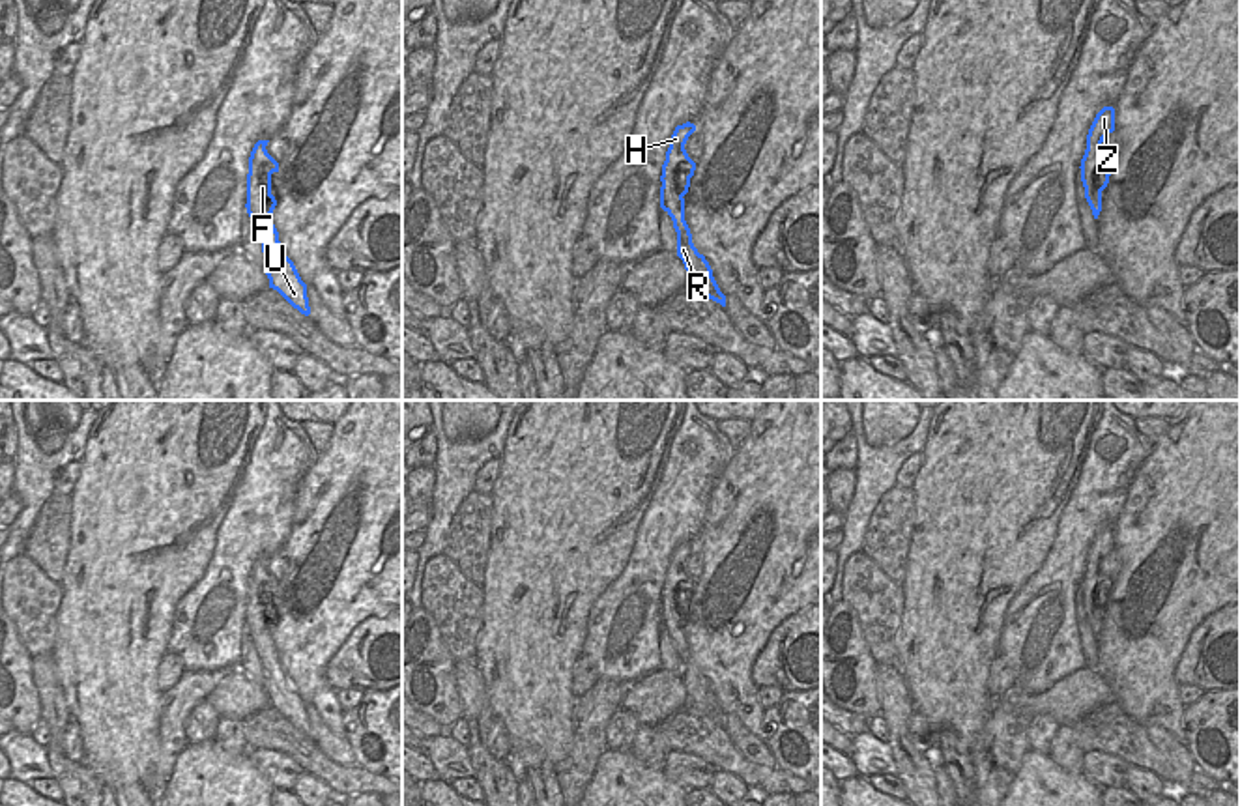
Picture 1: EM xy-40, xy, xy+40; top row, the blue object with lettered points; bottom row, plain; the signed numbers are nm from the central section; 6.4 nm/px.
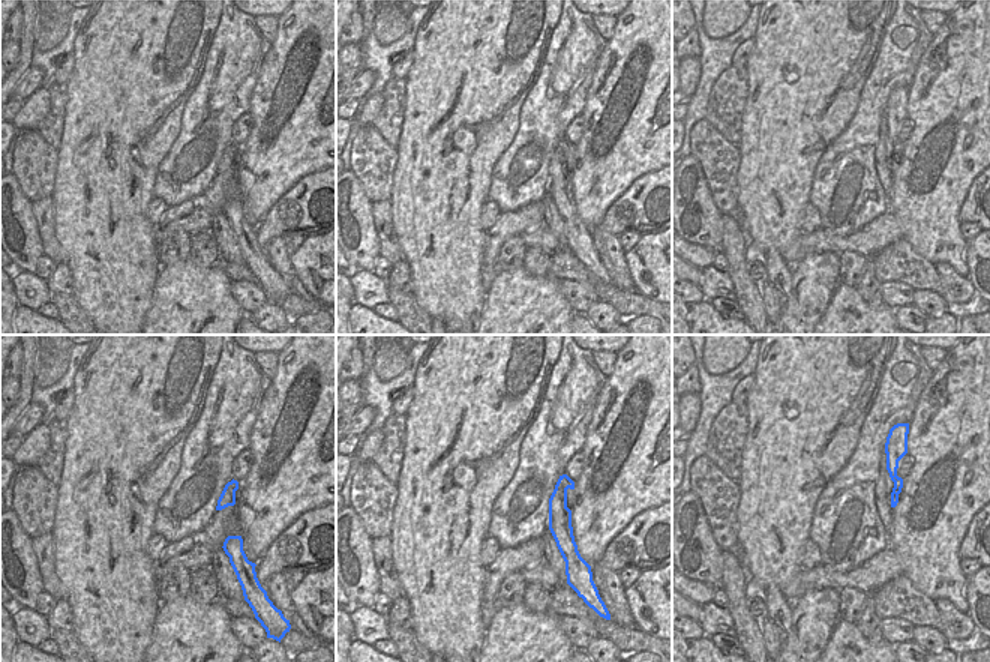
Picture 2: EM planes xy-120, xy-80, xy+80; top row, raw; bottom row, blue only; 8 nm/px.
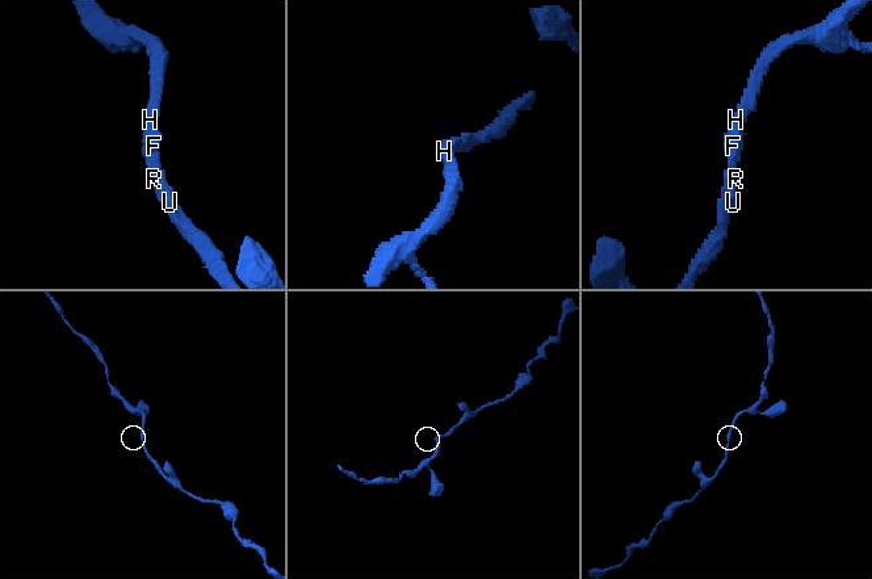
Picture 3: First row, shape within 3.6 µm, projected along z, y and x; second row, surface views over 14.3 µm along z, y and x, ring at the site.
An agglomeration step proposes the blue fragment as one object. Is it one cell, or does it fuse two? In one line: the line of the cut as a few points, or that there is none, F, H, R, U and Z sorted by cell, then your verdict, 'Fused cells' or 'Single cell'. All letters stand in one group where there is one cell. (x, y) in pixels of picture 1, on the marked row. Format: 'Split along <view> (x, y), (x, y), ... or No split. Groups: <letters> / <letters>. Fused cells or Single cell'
No split. Groups: F H R U Z. Single cell

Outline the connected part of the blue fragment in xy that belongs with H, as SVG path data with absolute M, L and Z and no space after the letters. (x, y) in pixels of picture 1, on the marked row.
M686 122L677 125L670 138L670 148L666 151L660 176L660 208L673 221L673 228L677 232L677 256L685 264L690 286L726 307L726 295L720 292L709 262L694 247L690 228L685 221L683 196L688 193L690 178L696 170L696 163L688 157L685 144L694 131L696 125Z

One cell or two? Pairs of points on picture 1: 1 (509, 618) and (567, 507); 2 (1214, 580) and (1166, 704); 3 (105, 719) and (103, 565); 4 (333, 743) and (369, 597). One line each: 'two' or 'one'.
1: one
2: one
3: one
4: two

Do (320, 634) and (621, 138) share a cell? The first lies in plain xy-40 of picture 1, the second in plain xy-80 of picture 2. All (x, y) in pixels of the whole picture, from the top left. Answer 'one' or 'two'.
one

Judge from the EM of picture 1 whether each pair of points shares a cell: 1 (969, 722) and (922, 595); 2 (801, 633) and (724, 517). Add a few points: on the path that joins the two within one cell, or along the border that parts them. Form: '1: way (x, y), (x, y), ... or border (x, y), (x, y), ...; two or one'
1: way (951, 690), (939, 627); one
2: border (801, 608), (773, 631), (762, 651); two

